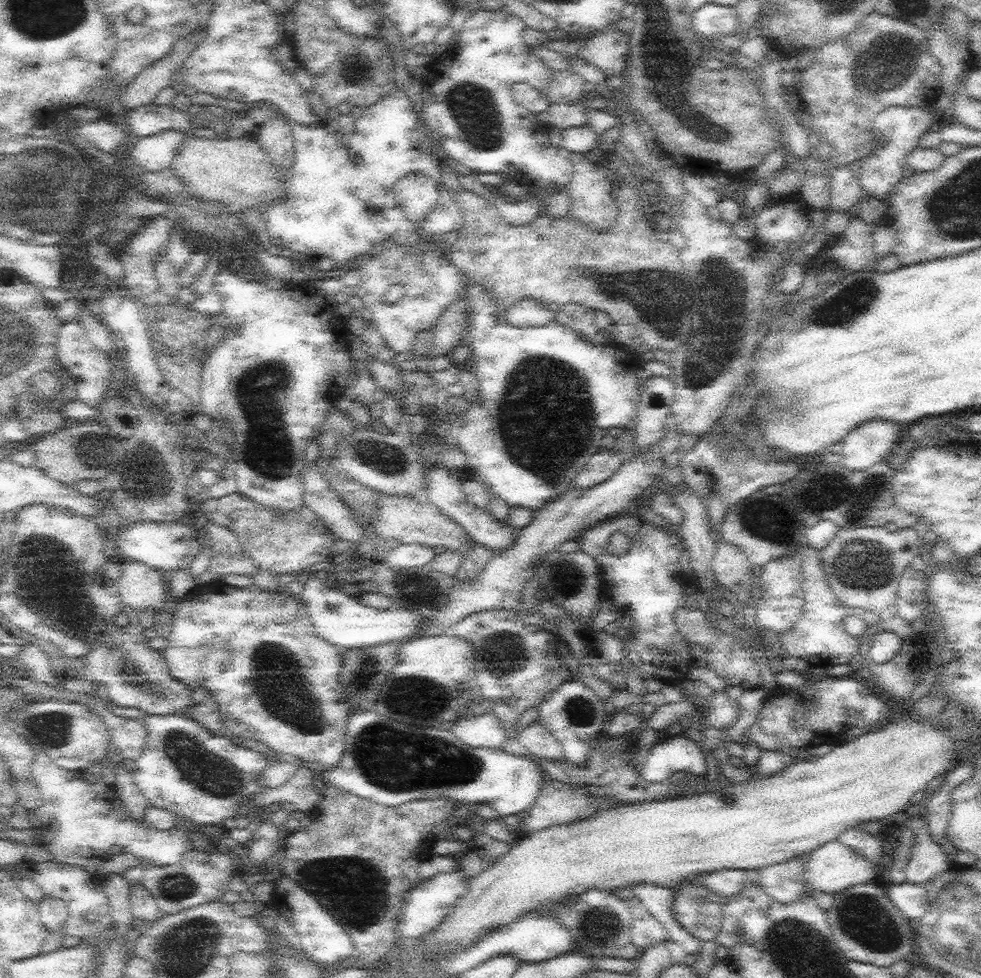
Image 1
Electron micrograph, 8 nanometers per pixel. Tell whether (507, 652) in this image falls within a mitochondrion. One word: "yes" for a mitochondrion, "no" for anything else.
yes

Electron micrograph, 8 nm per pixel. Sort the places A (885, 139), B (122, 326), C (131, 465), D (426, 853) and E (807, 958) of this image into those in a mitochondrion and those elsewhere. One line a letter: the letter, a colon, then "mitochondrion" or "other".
A: other
B: other
C: mitochondrion
D: other
E: mitochondrion

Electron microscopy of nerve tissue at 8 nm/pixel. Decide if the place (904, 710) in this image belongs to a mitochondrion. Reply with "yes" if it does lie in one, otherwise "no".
no

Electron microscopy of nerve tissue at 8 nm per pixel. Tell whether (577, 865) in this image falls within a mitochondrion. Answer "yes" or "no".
no

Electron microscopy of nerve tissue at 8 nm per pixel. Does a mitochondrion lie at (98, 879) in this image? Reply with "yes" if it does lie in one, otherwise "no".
no

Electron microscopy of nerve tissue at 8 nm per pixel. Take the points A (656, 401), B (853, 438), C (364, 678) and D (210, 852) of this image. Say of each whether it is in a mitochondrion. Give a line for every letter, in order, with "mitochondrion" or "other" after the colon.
A: other
B: other
C: mitochondrion
D: other

